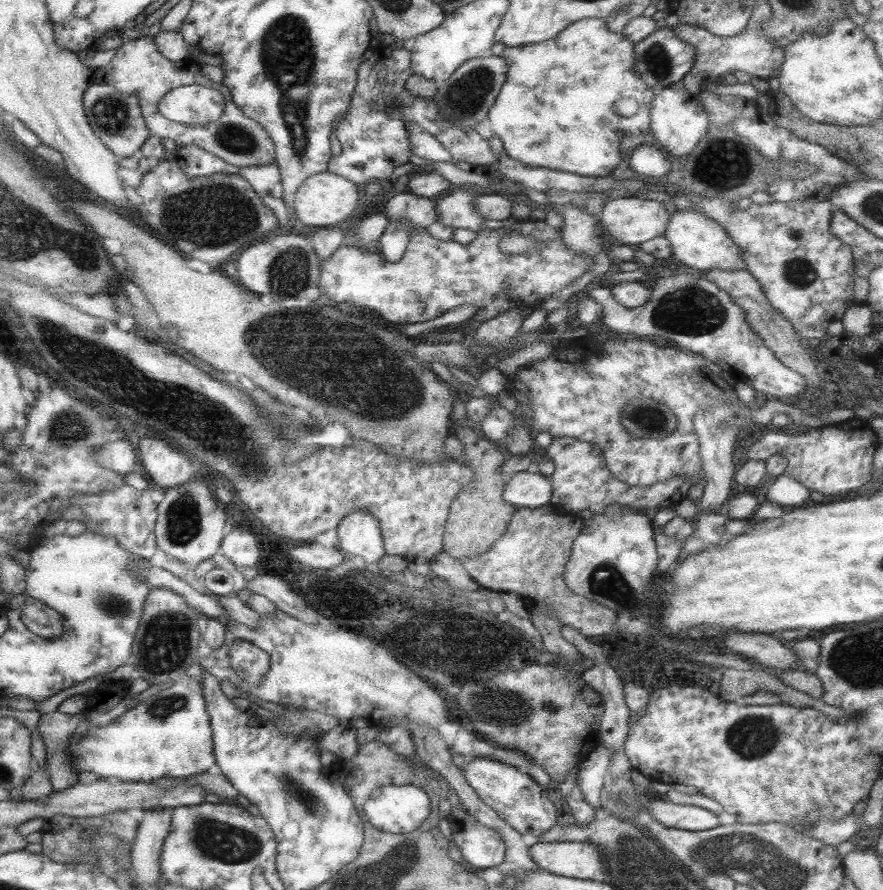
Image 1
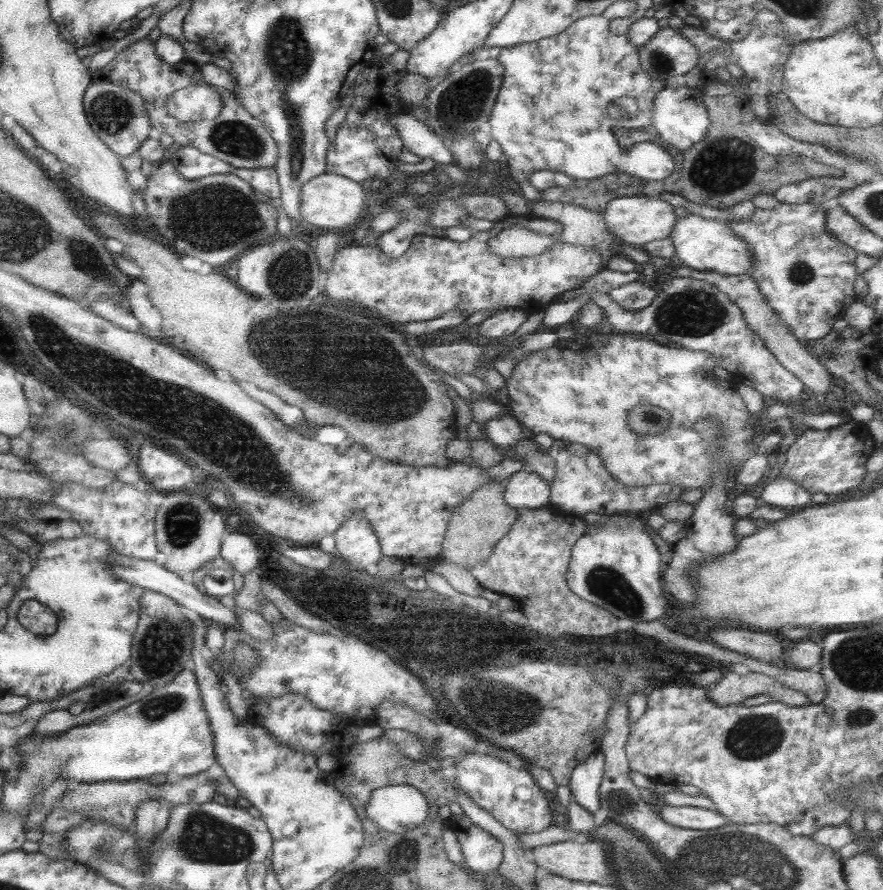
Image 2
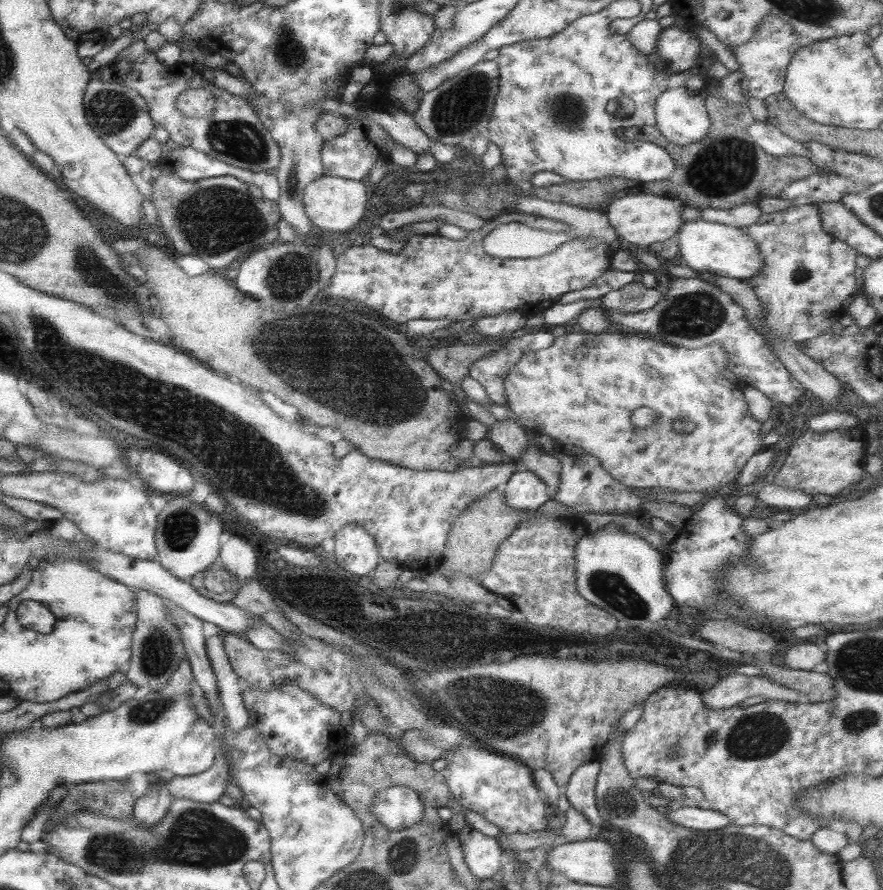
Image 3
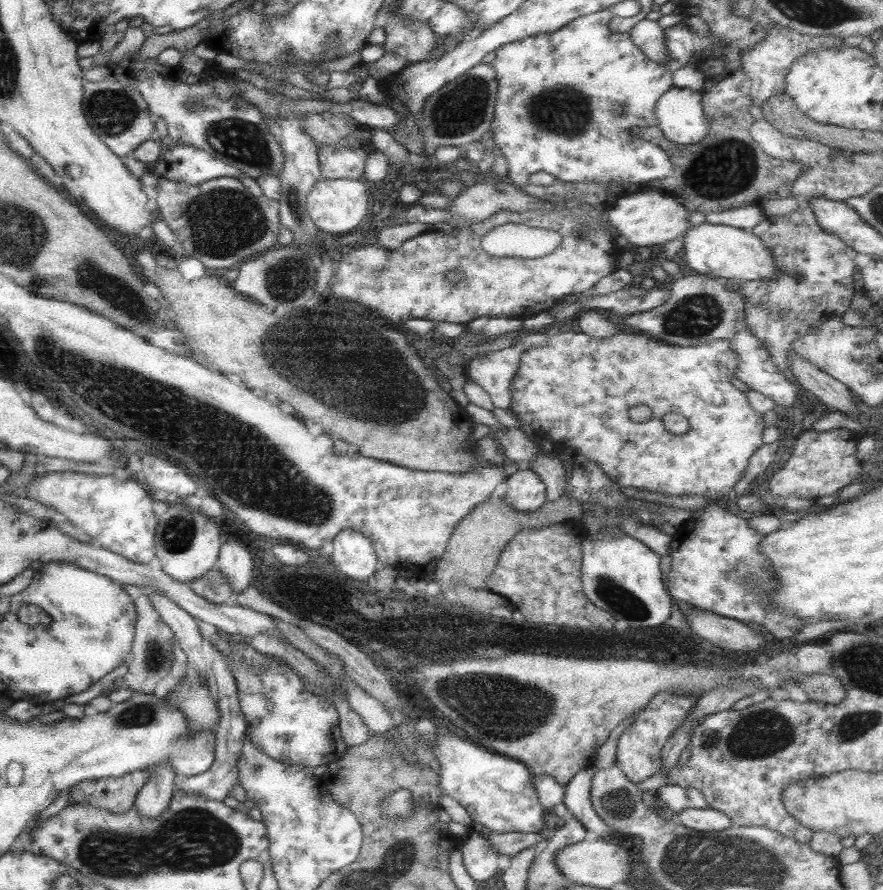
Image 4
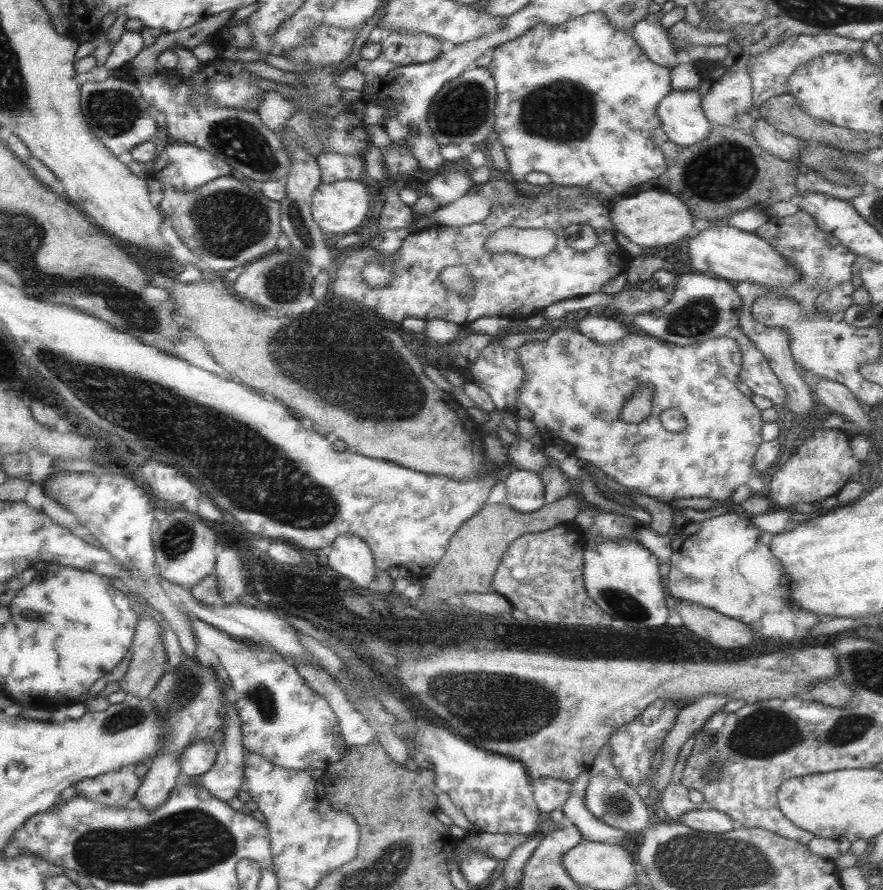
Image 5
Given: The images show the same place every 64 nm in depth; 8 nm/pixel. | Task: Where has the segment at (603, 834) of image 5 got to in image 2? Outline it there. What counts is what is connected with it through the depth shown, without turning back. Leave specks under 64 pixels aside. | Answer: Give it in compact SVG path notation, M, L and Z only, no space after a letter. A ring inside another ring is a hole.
M601 752L590 754L573 767L567 784L570 798L590 812L591 816L599 809L598 788L603 778L603 765L604 756Z

